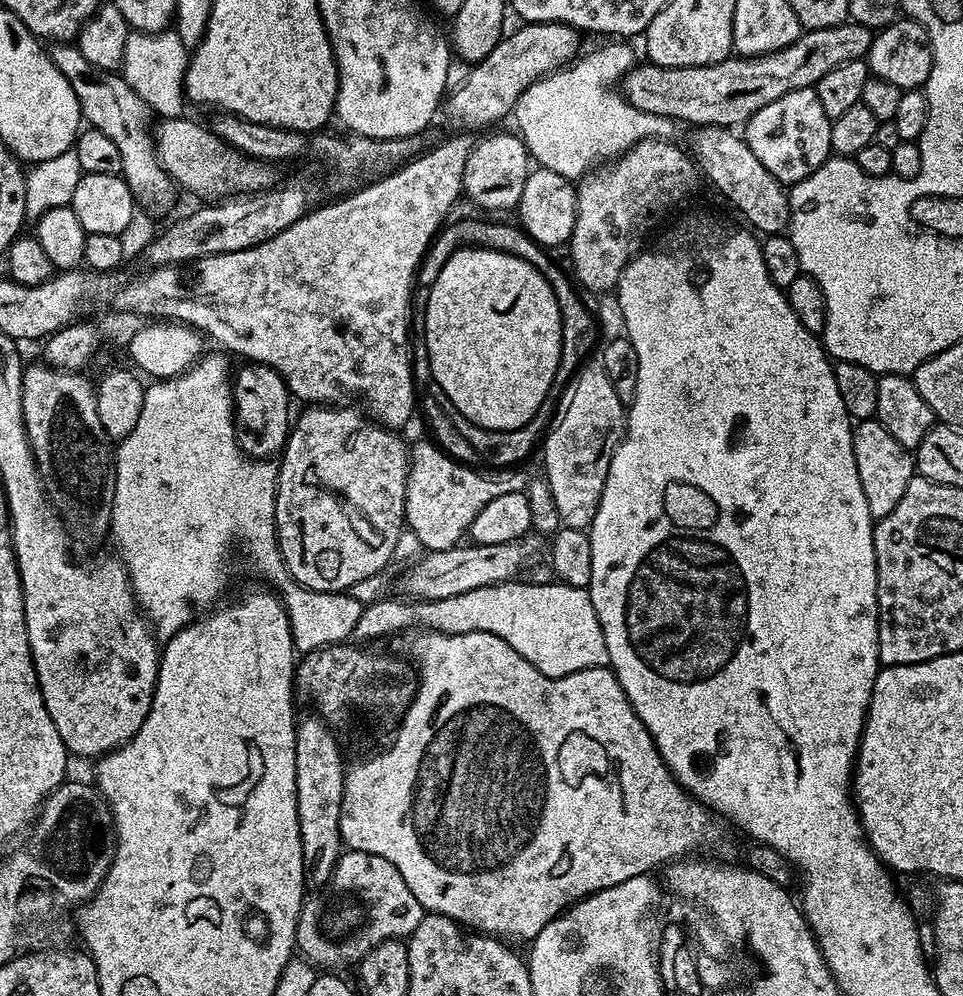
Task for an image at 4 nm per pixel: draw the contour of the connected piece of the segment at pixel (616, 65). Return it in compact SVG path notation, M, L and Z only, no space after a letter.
M604 42L601 48L592 48L588 53L577 55L571 64L549 72L538 82L534 82L518 98L514 109L514 121L520 129L518 135L528 147L528 155L539 167L554 170L567 180L576 182L588 175L593 168L628 152L640 140L668 138L673 134L673 121L667 116L646 114L634 106L624 96L618 85L624 75L637 63L638 57L632 53L628 42Z

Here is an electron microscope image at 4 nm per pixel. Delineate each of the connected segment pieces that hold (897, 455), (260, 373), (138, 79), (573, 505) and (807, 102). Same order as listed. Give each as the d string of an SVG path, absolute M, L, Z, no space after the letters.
M875 418L859 421L853 427L852 445L858 478L862 482L862 494L866 494L866 506L870 506L870 514L874 518L890 514L890 510L902 502L906 486L910 486L913 476L917 475L913 453L894 442L890 430L886 430L886 426L882 426Z
M244 366L239 373L234 376L232 385L232 398L234 401L234 423L236 426L236 440L240 444L240 449L253 458L268 458L273 454L279 453L283 449L285 440L288 439L290 431L290 416L288 420L288 400L290 393L284 380L272 368L263 366Z
M175 30L162 32L129 31L122 75L124 81L142 97L157 117L185 115L186 97L184 95L184 75L188 69L190 50L178 38Z
M603 363L587 364L577 371L570 385L568 405L564 413L563 408L559 413L560 421L558 416L542 440L542 476L550 486L554 506L558 506L561 525L585 530L592 527L594 514L598 514L598 502L606 486L610 458L616 453L626 431L626 406L618 394L614 394L614 386L610 386Z
M803 88L770 102L770 106L762 106L762 110L743 125L742 135L750 150L754 150L758 162L762 162L780 184L791 186L814 174L814 170L833 155L831 129L832 121L828 119L826 110L822 110L815 88Z

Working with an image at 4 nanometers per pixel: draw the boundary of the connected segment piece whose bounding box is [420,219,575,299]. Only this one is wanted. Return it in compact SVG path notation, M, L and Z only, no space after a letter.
M454 220L445 223L444 227L436 233L431 244L425 250L420 264L428 264L428 260L444 260L445 262L450 262L450 258L454 253L459 248L465 246L489 248L490 250L505 252L506 254L517 256L526 262L530 262L530 266L537 268L546 278L546 282L550 282L550 290L554 290L555 299L560 296L560 288L568 288L568 292L571 292L575 288L571 277L566 276L565 272L548 257L551 256L549 249L542 247L538 242L534 242L534 238L530 238L530 234L524 231L519 223L499 224L496 220Z

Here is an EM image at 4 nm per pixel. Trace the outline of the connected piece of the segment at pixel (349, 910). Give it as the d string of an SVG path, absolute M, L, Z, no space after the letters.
M351 850L341 851L332 879L305 899L296 924L295 951L317 970L344 970L364 959L374 946L411 936L426 915L410 894L406 878L386 858Z

